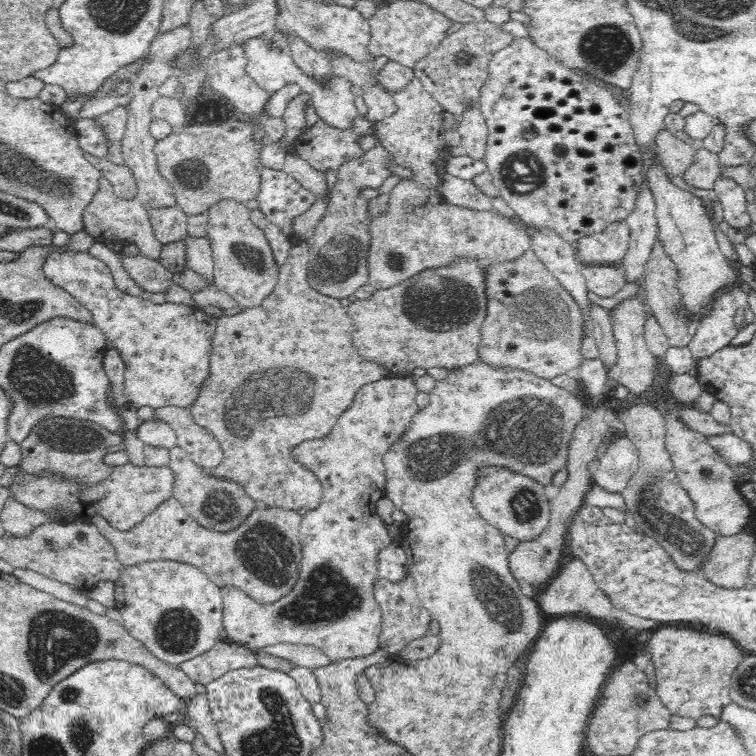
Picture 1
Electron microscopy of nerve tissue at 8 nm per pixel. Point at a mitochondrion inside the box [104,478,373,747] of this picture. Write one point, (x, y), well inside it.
(329, 598)

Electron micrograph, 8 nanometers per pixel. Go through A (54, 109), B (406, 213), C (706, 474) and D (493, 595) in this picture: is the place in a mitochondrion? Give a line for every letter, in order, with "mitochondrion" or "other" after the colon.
A: other
B: other
C: mitochondrion
D: mitochondrion

